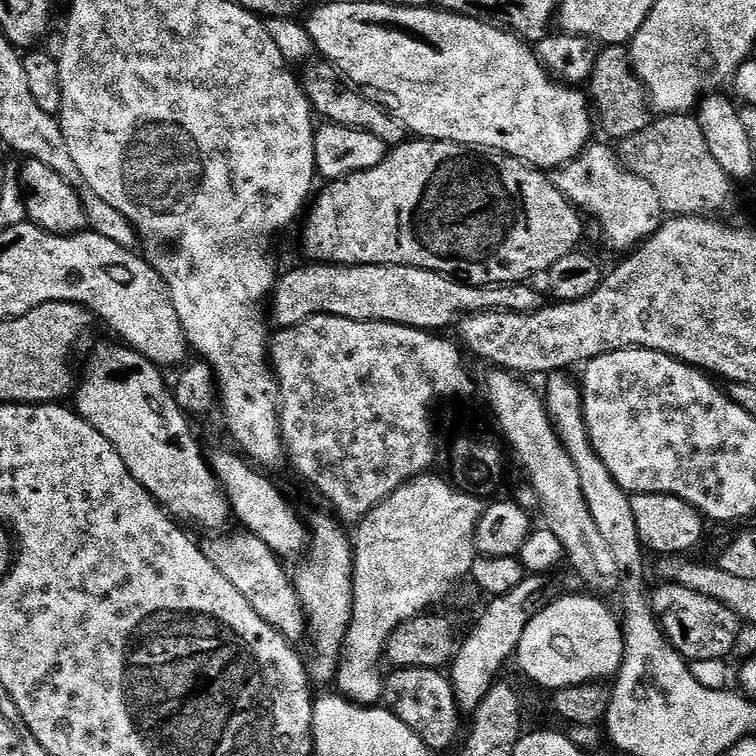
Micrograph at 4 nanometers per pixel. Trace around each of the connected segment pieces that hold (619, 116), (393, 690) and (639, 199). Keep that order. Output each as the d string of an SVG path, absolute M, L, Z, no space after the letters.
M608 46L603 49L596 57L596 65L591 76L586 81L586 92L594 105L594 116L598 121L598 128L608 136L613 136L616 142L630 138L651 124L654 116L650 111L650 101L648 93L645 92L643 84L632 70L631 63L626 55L625 49L620 46Z
M398 668L387 673L384 681L383 703L433 754L444 752L461 735L462 713L454 698L452 681L443 671L434 668Z
M589 143L579 156L555 169L550 179L557 190L574 207L579 208L589 221L596 220L601 238L614 251L628 254L659 230L666 213L654 186L628 171L613 149L611 152L606 145L596 143Z

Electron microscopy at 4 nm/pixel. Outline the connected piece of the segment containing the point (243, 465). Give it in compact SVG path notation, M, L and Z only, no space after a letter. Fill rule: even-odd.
M232 452L211 453L212 472L216 475L224 497L228 499L231 515L243 531L254 534L270 546L274 555L281 558L287 556L303 557L310 543L310 528L296 517L283 494L276 489L272 480L267 480L265 473L259 467L253 466L243 455Z

